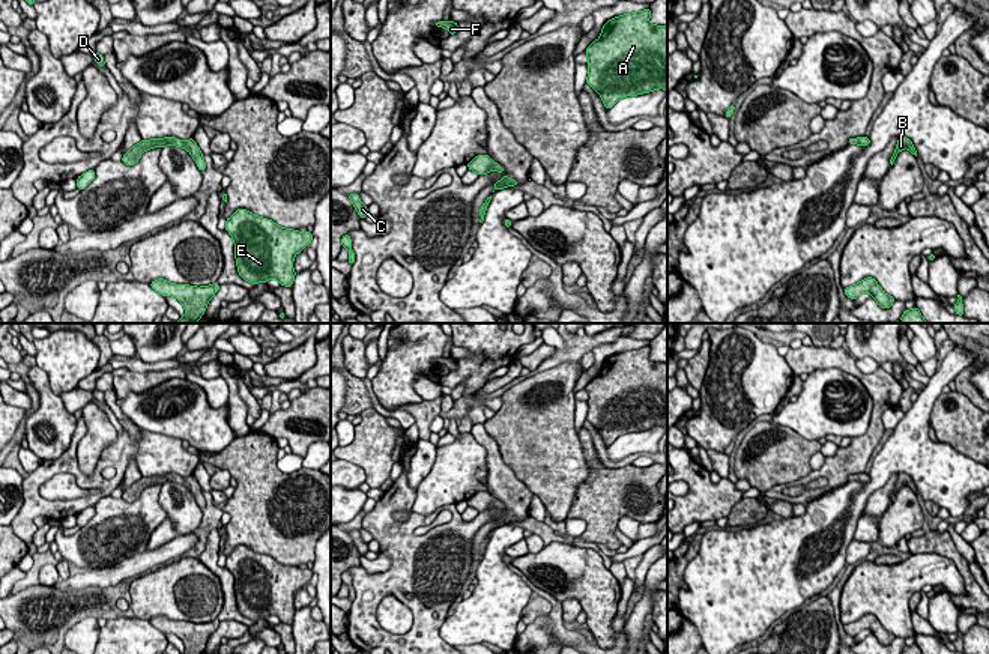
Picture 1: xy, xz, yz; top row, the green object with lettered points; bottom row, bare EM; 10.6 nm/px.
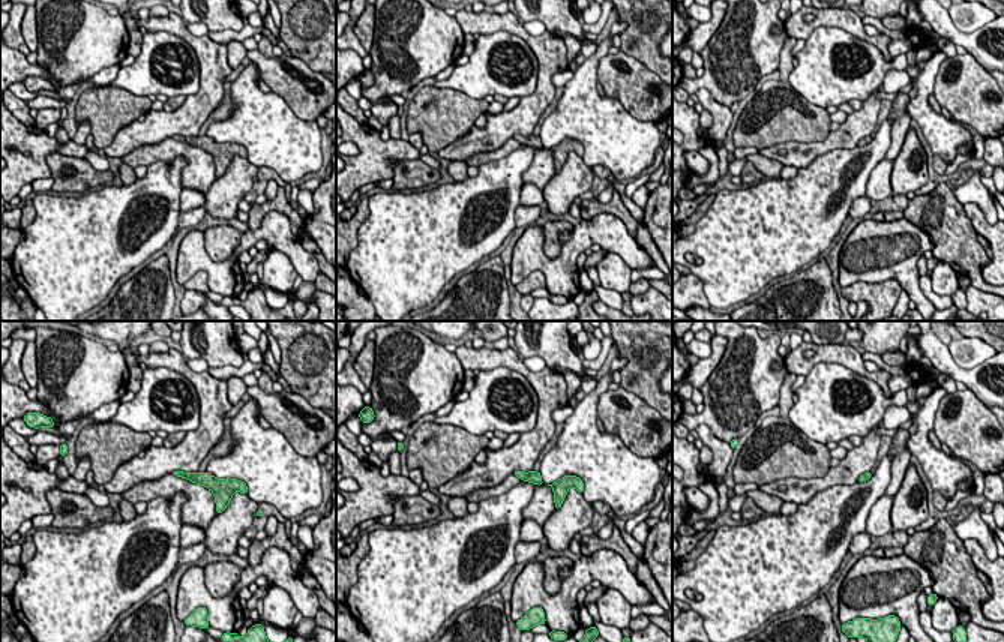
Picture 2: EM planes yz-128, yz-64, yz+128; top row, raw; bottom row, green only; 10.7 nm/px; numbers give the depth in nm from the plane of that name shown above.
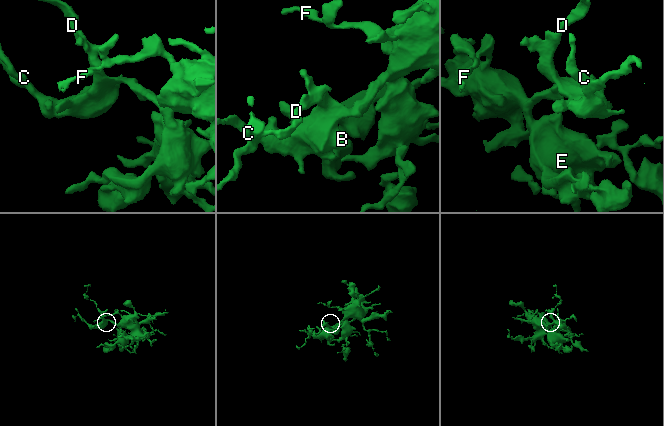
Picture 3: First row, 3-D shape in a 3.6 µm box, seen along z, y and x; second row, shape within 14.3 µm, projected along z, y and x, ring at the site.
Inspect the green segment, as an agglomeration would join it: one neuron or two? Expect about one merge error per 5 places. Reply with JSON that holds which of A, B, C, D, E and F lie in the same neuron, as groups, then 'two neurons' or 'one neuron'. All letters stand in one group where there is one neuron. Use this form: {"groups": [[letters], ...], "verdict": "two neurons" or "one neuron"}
{"groups": [["A", "B", "C", "D", "E", "F"]], "verdict": "one neuron"}

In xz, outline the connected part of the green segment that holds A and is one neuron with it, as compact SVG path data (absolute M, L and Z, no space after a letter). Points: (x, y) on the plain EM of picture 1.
M648 344L609 356L600 374L585 386L588 392L586 421L600 431L607 447L625 433L658 425L667 427L667 362L651 361L649 353Z

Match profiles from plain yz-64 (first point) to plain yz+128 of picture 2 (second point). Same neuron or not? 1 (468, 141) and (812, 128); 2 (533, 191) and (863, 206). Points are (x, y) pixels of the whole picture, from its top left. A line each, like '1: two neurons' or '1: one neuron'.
1: two neurons
2: two neurons

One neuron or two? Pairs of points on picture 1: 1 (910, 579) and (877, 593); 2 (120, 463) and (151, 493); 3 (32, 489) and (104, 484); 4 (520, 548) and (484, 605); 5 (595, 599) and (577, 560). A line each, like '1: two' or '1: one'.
1: one
2: two
3: one
4: two
5: one

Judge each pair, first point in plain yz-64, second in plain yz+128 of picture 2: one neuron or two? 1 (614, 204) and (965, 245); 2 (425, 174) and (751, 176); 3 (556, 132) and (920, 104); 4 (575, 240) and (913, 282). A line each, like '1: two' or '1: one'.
1: one
2: one
3: one
4: one

